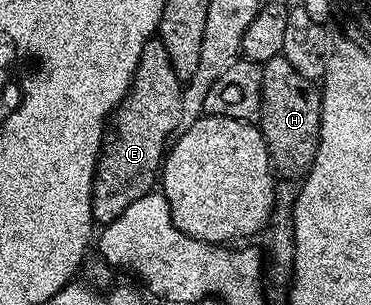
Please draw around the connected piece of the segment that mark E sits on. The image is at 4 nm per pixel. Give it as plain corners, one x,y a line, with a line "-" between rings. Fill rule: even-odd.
159,36
149,38
142,48
132,87
106,126
96,182
92,185
92,216
97,223
118,220
134,200
153,193
152,185
157,185
166,147
180,126
181,93
182,80
174,72
162,40

